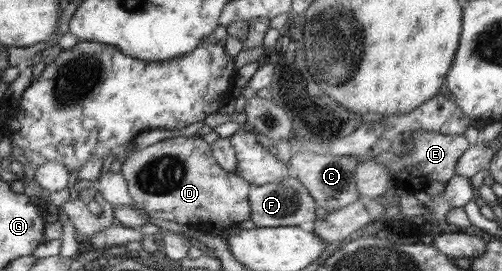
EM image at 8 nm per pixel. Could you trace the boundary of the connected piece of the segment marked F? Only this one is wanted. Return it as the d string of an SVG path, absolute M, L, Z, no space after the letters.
M294 173L281 181L251 187L251 219L257 227L300 227L311 230L314 228L317 202L308 189L296 180Z

